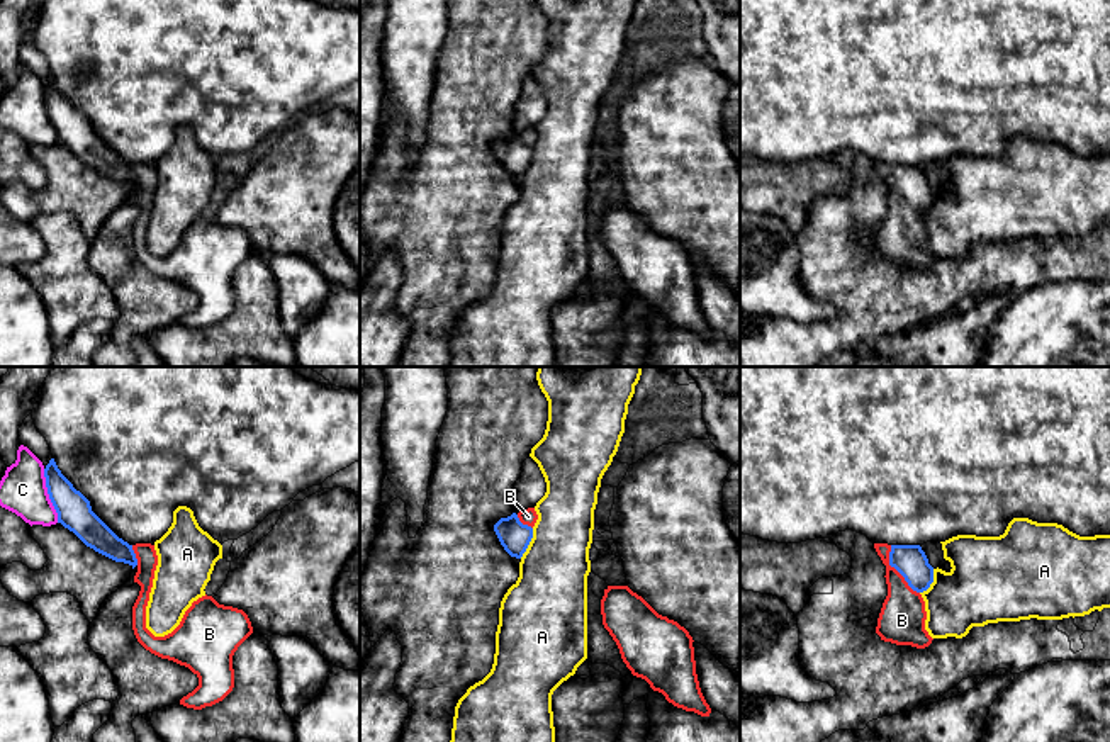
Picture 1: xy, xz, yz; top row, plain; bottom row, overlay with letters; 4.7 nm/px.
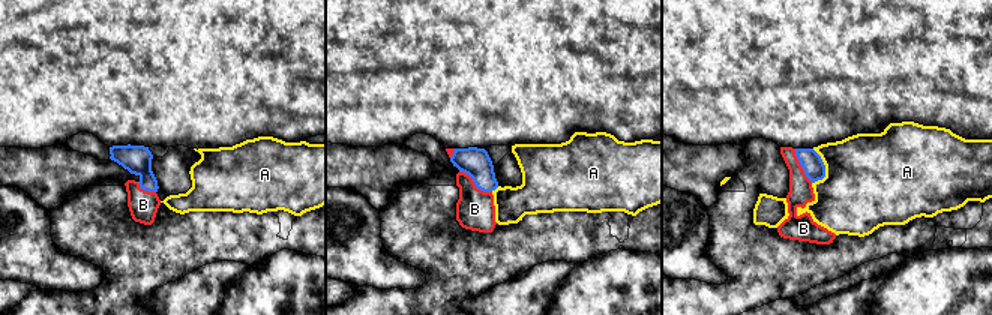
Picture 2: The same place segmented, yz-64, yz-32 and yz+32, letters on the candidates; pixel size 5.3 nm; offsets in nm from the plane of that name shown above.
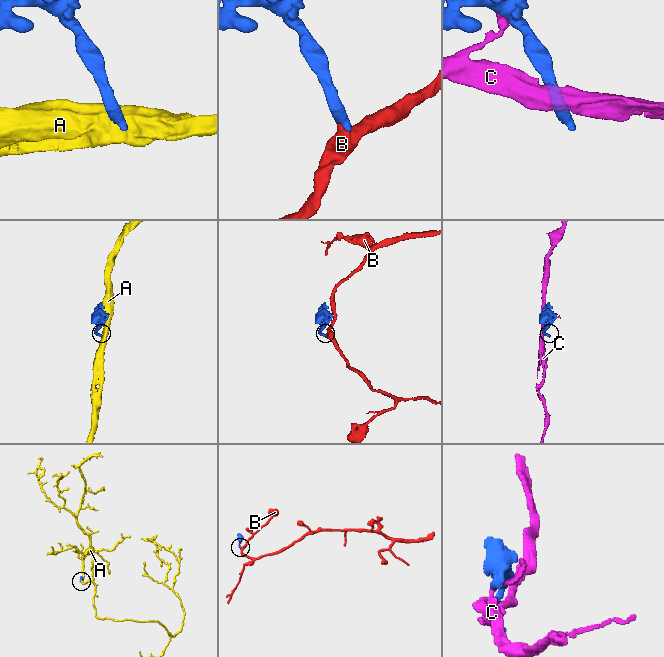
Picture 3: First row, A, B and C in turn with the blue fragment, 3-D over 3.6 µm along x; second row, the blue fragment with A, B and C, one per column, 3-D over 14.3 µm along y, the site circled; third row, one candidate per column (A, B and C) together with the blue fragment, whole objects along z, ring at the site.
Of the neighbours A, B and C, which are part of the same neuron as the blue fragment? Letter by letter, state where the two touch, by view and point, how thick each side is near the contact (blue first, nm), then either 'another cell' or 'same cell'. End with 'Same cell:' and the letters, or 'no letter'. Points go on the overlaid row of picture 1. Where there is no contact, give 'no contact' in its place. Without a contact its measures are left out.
A: xz (528, 544) | 150/340 nm | another cell
B: yz (896, 569) | 160/220 nm | same cell
C: xy (50, 496) | 160/220 nm | another cell
Same cell: B

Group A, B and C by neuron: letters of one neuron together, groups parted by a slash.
A / B / C

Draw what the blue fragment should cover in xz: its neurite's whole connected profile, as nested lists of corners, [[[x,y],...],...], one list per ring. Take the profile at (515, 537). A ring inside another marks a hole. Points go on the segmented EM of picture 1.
[[[528,508],[519,511],[518,514],[513,513],[507,518],[501,518],[494,525],[494,531],[504,547],[504,550],[516,559],[521,559],[526,552],[531,538],[533,538],[533,526],[538,520],[535,508]]]

